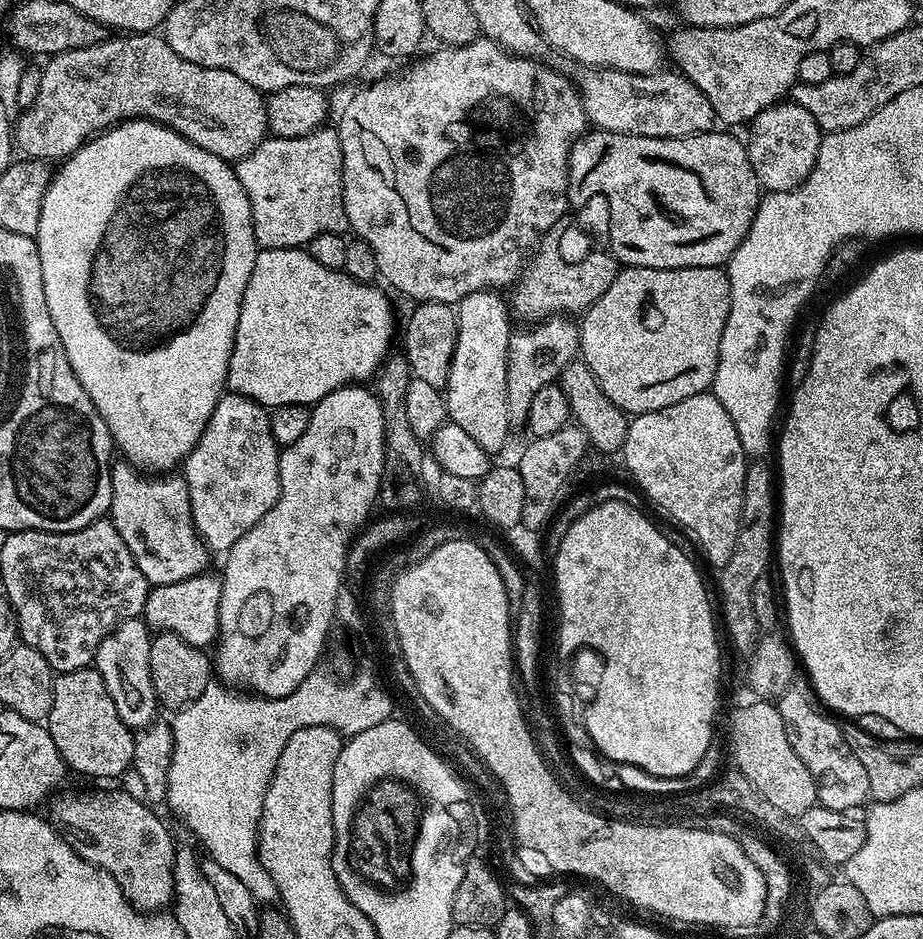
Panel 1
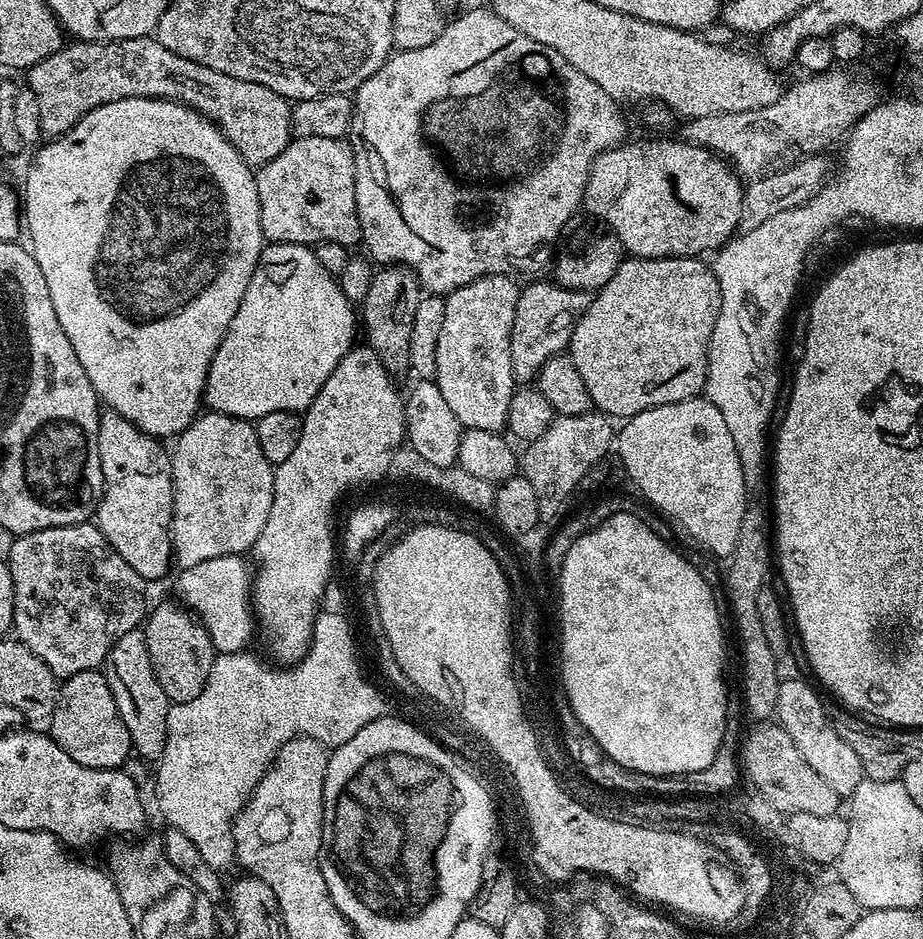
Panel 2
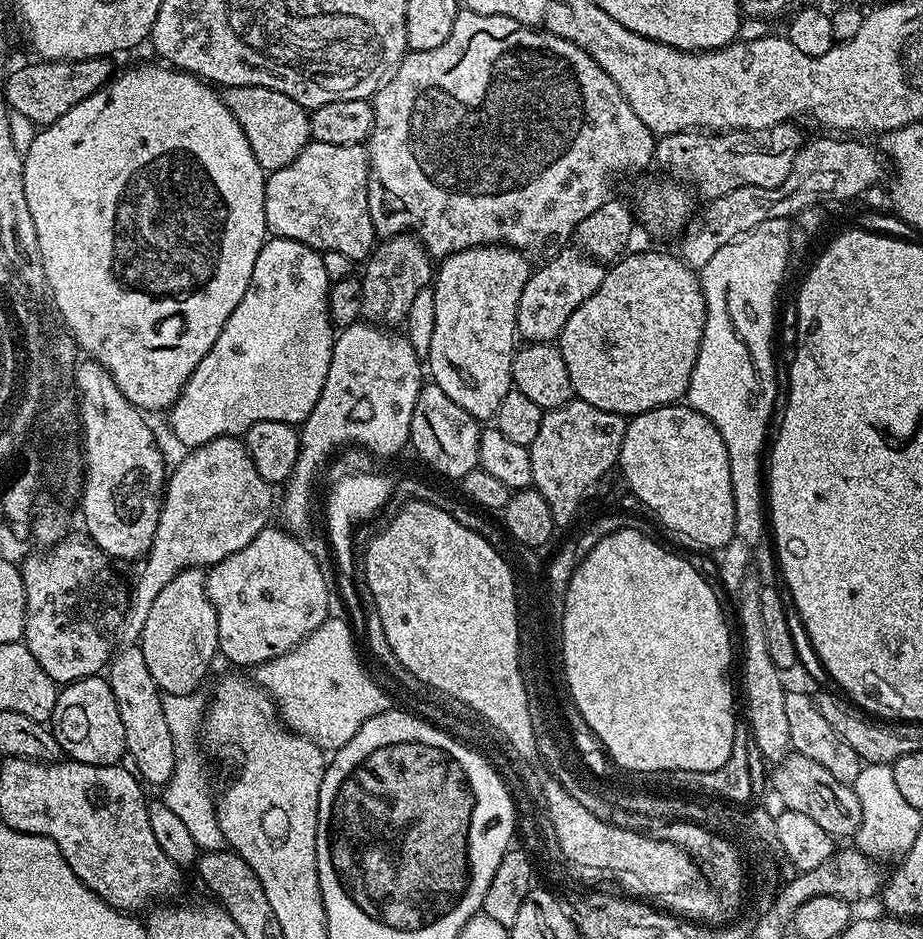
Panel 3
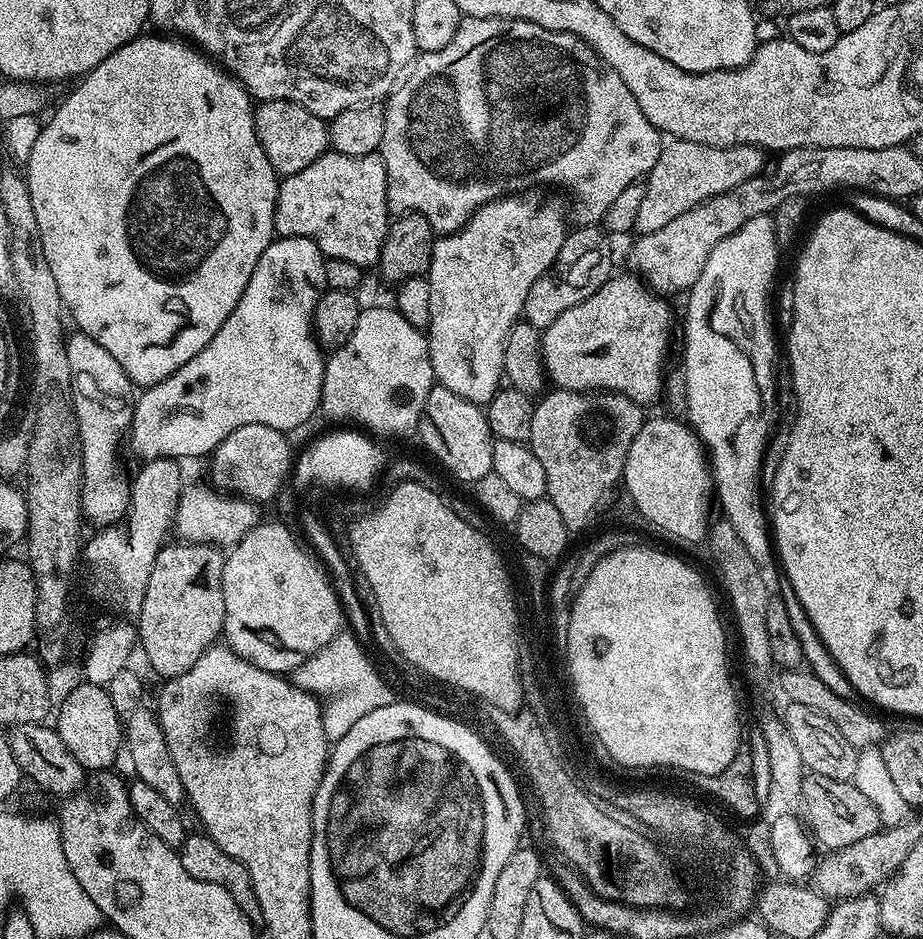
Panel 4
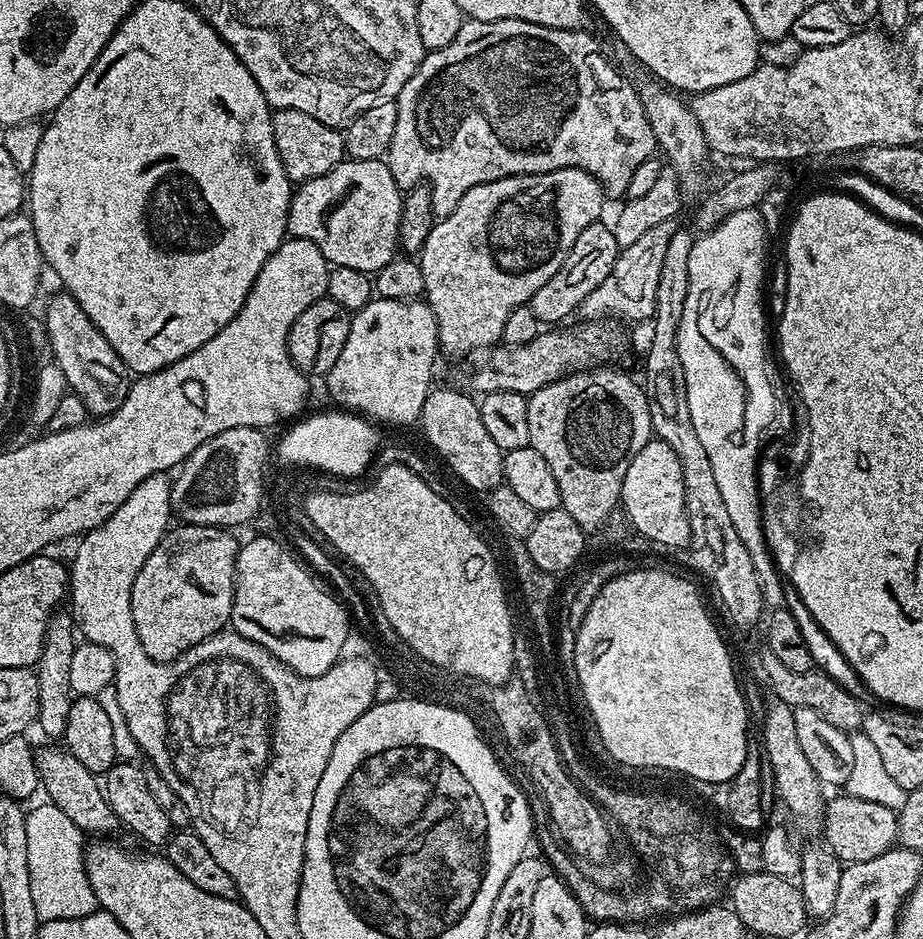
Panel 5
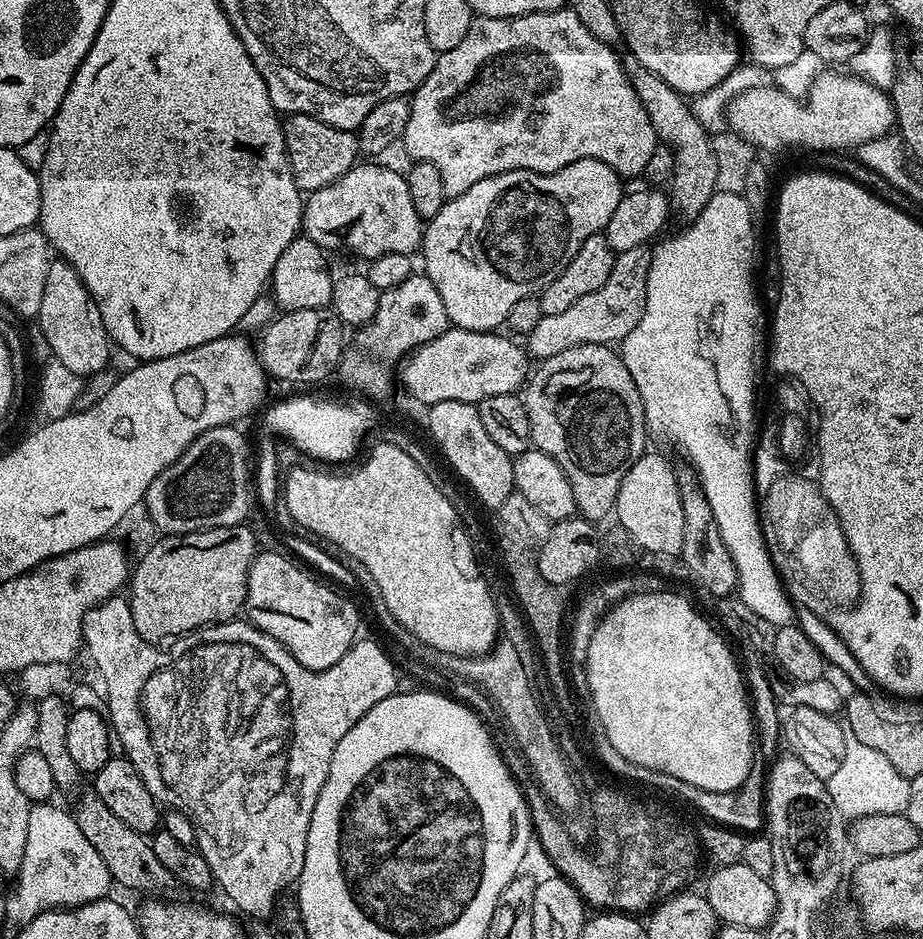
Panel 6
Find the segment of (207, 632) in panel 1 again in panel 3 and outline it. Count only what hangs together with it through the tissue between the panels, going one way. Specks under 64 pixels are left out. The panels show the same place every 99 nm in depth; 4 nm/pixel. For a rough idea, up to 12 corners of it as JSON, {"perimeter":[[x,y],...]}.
{"perimeter":[[283,527],[207,569],[219,655],[255,666],[329,619]]}

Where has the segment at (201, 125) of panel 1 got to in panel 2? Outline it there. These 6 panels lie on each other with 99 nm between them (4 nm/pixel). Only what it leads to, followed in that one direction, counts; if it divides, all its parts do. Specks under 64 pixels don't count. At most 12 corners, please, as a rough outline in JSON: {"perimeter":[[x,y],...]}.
{"perimeter":[[155,35],[72,42],[27,69],[40,128],[122,98],[205,116],[249,166],[294,139],[292,104]]}

